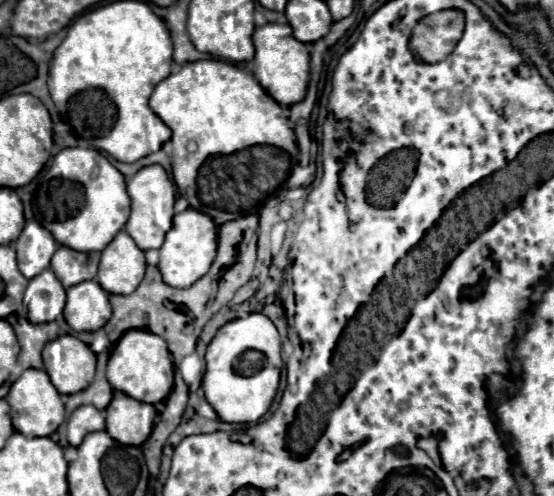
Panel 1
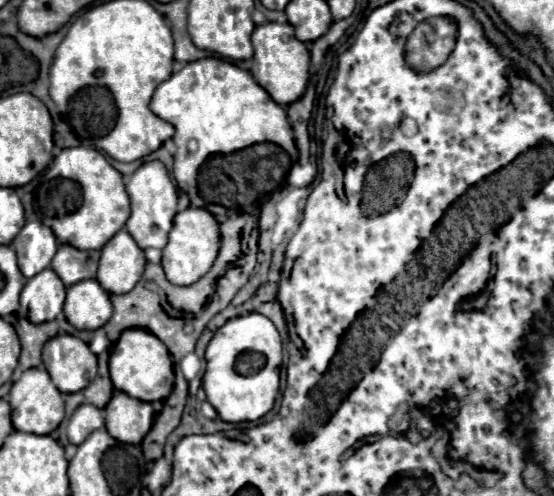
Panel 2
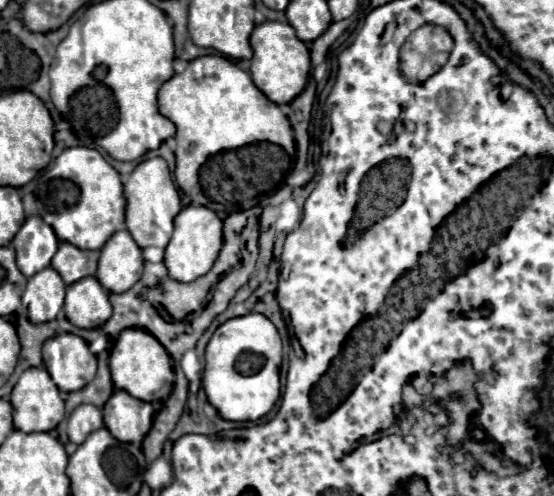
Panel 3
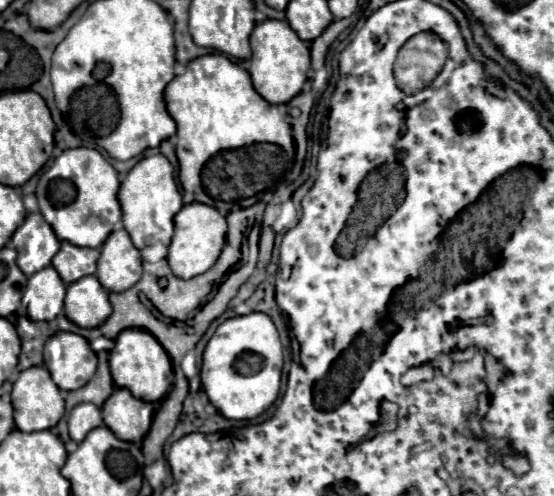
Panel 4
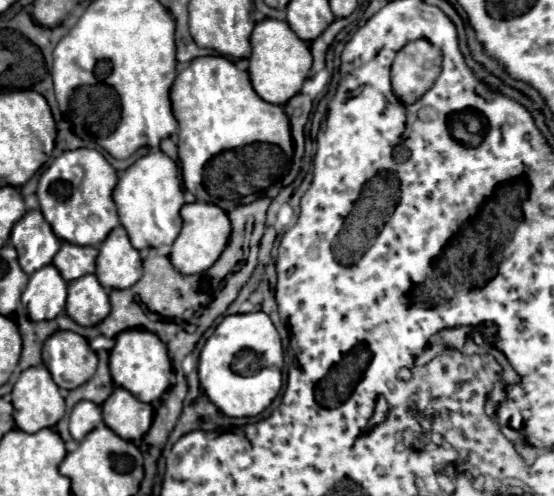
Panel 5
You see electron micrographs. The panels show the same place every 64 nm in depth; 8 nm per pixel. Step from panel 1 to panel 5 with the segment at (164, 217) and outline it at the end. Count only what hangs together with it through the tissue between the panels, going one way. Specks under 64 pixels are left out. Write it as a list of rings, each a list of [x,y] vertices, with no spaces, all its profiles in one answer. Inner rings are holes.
[[[160,150],[138,158],[128,170],[120,174],[118,186],[114,190],[114,202],[118,206],[120,222],[126,228],[132,246],[140,250],[142,261],[148,257],[151,249],[160,256],[170,257],[174,238],[182,228],[180,208],[184,206],[184,194],[179,176],[177,164]]]

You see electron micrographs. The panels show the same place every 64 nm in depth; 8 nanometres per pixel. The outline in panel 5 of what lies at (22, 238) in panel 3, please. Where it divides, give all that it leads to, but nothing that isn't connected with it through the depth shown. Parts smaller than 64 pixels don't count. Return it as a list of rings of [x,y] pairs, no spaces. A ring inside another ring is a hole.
[[[40,210],[26,212],[26,216],[14,226],[10,242],[16,248],[18,262],[26,274],[48,266],[52,256],[60,250],[60,238],[52,232]]]

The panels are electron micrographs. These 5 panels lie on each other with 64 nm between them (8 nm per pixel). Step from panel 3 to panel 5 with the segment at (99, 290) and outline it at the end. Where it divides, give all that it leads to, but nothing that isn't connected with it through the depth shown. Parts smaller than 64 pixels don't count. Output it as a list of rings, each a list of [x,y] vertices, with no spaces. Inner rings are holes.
[[[82,276],[68,284],[66,314],[80,326],[96,326],[110,312],[108,290],[100,286],[96,276]]]

